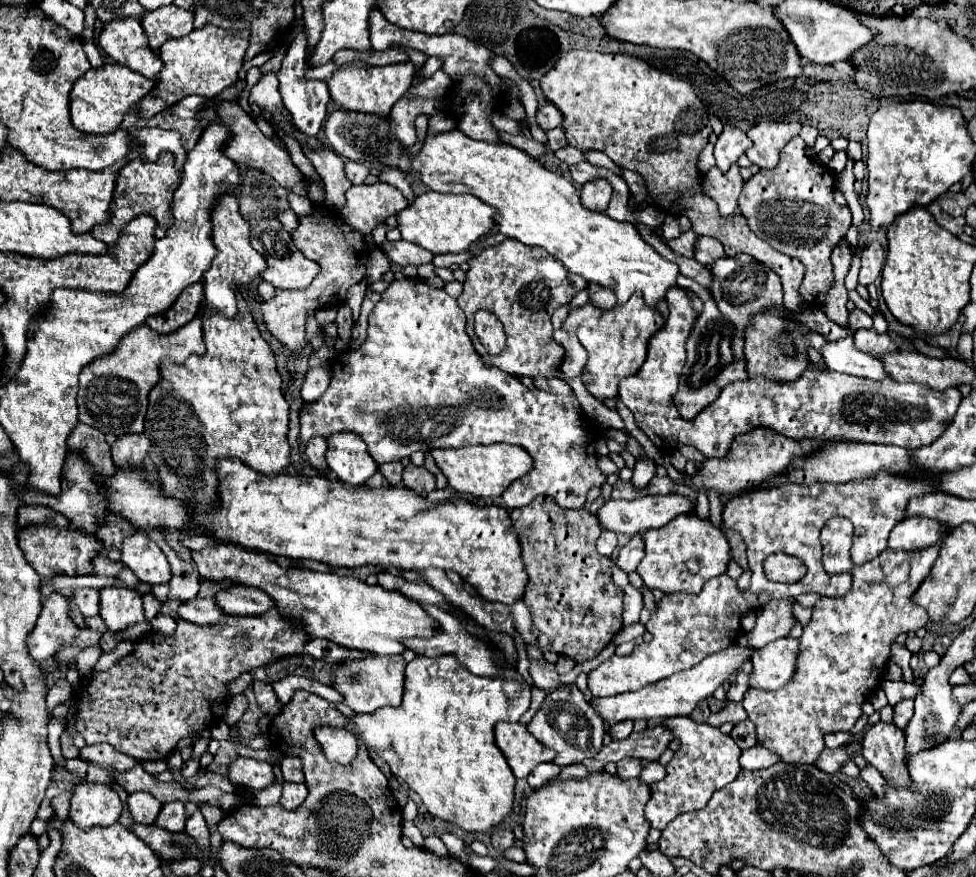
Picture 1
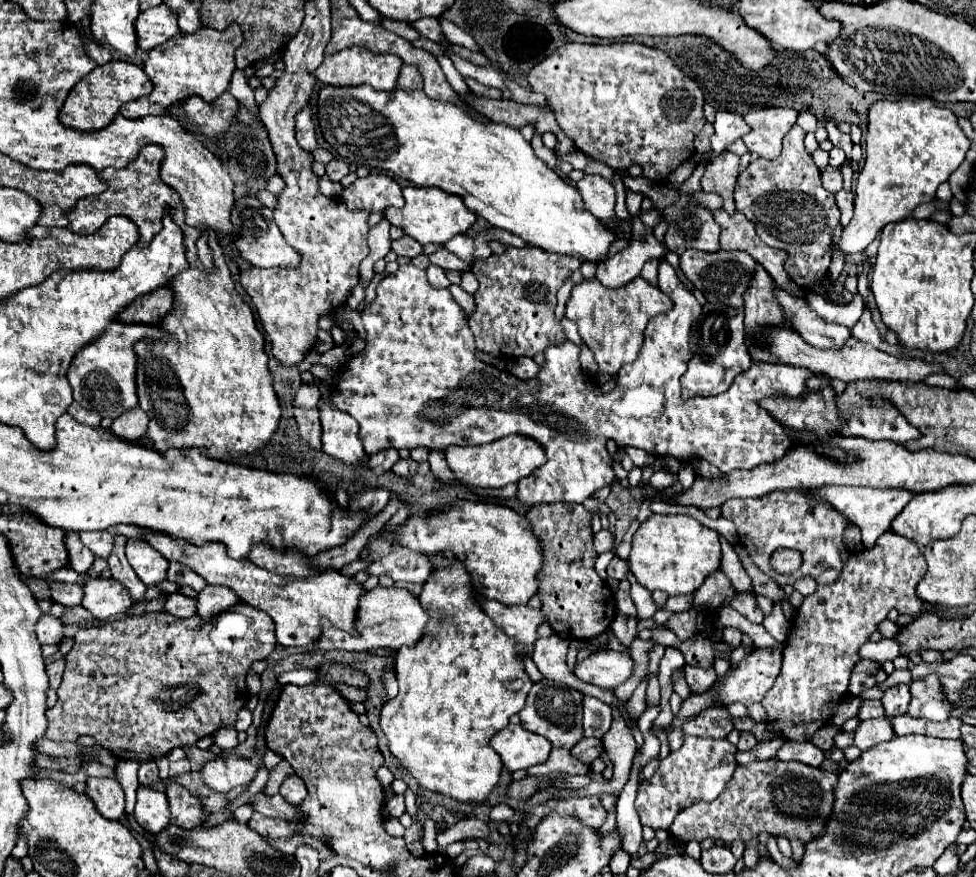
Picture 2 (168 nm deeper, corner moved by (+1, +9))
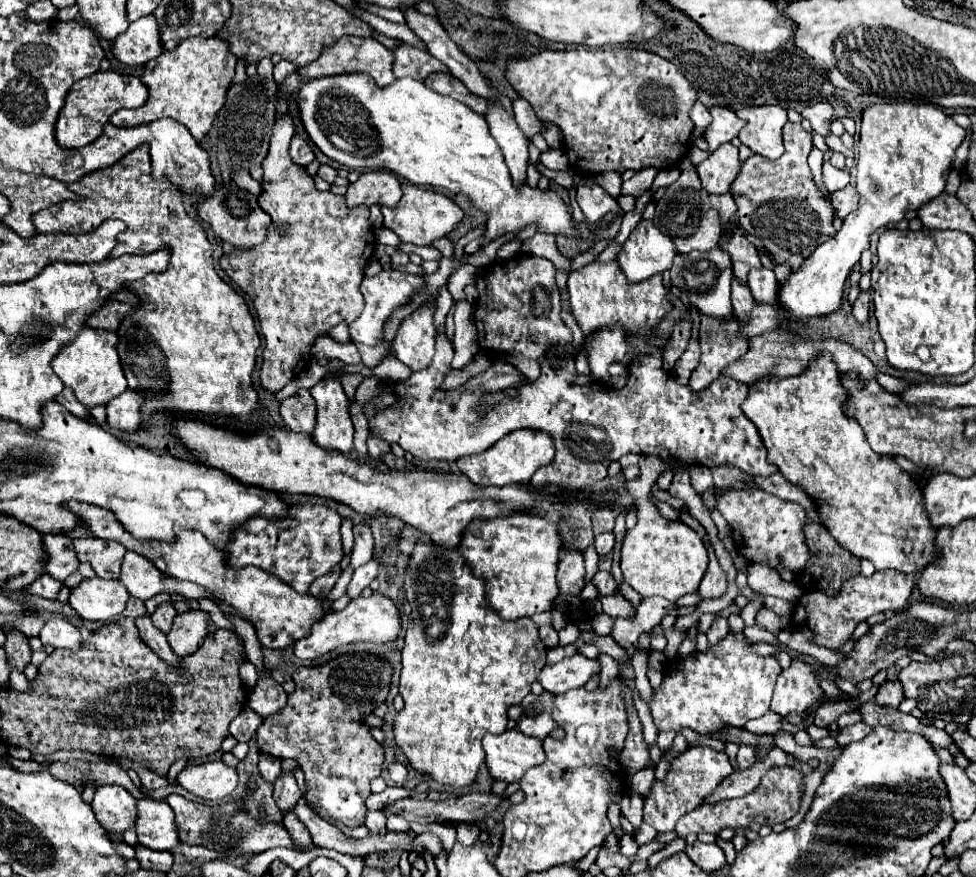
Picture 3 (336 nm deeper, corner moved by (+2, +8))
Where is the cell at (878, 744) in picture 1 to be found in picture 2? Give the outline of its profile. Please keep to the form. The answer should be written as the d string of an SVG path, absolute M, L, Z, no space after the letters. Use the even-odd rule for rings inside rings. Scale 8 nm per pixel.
M879 717L879 719L869 719L869 721L861 721L857 731L855 731L855 737L853 737L853 743L865 751L867 747L873 747L875 743L883 743L887 739L893 739L895 733L891 731L891 725L887 723L887 717Z

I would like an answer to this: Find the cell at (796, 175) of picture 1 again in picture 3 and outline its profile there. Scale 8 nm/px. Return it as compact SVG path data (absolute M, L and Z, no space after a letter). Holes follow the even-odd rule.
M788 122L784 126L784 154L778 160L750 156L732 184L732 196L738 206L738 222L746 232L760 238L764 248L778 264L800 268L802 260L814 252L818 244L830 240L836 230L832 226L834 208L818 190L812 170L806 162L812 150L812 136L800 126Z

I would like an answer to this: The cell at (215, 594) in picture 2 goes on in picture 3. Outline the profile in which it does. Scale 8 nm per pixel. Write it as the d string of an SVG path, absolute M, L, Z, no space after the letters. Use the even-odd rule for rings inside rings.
M188 610L174 618L172 630L168 632L168 642L176 656L186 656L196 652L202 640L208 636L210 614L204 610Z

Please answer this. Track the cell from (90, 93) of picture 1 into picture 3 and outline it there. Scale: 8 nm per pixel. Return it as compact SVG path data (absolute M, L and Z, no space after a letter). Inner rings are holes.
M98 70L90 78L82 78L70 88L66 96L66 104L60 110L56 122L56 140L58 144L62 144L62 148L82 148L102 134L104 124L110 120L110 116L116 110L138 108L140 104L146 102L146 98L148 98L148 88L140 82L140 78L118 74L114 70L106 70L106 72Z

